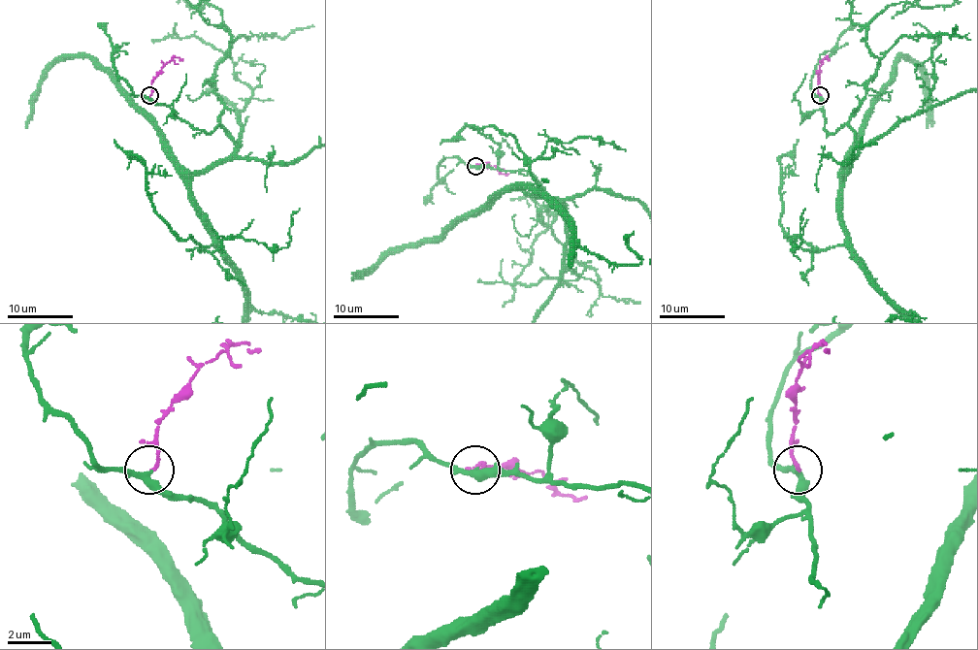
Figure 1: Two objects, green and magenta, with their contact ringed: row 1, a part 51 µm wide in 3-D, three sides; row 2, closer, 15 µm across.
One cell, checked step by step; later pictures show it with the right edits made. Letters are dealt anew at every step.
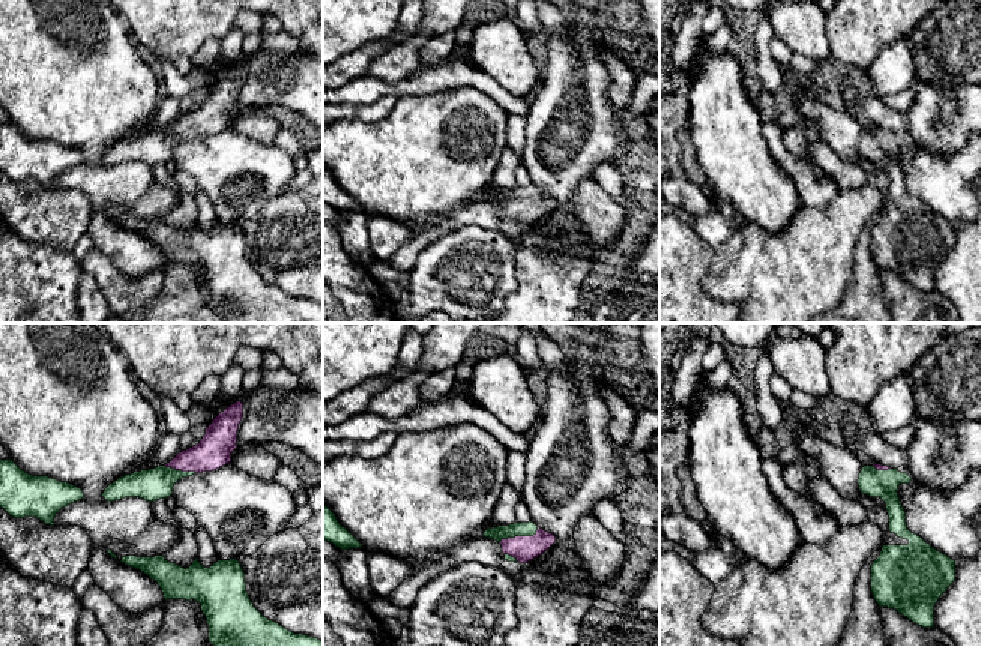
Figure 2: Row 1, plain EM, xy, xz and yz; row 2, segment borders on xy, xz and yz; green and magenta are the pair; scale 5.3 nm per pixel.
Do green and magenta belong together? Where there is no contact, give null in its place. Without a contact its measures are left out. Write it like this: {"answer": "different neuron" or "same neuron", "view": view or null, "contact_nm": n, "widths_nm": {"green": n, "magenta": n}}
{"answer": "same neuron", "view": "xz", "contact_nm": 220, "widths_nm": {"green": 80, "magenta": 140}}

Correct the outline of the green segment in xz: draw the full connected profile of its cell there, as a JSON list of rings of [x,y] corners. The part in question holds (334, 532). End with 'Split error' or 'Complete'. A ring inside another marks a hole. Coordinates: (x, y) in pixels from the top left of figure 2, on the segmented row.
[[[323,503],[323,541],[334,544],[341,550],[364,548],[362,544],[343,527],[335,514]]]. Complete

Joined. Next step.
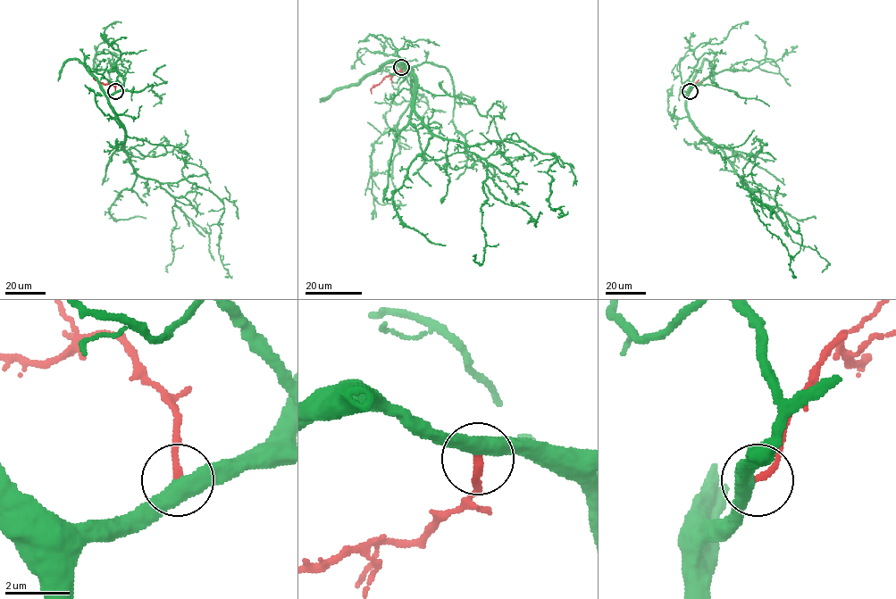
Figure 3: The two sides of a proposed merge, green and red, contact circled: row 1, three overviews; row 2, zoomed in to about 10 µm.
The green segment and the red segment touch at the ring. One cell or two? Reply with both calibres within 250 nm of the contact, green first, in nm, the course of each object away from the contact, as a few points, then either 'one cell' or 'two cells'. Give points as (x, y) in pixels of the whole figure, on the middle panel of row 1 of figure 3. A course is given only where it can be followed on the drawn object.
440/220 nm | green via (401, 66), (392, 62), (415, 80), (414, 112), (434, 134), (554, 154), (548, 204), (567, 212) | red via (401, 67), (396, 74), (386, 76), (371, 89), (372, 94) | one cell

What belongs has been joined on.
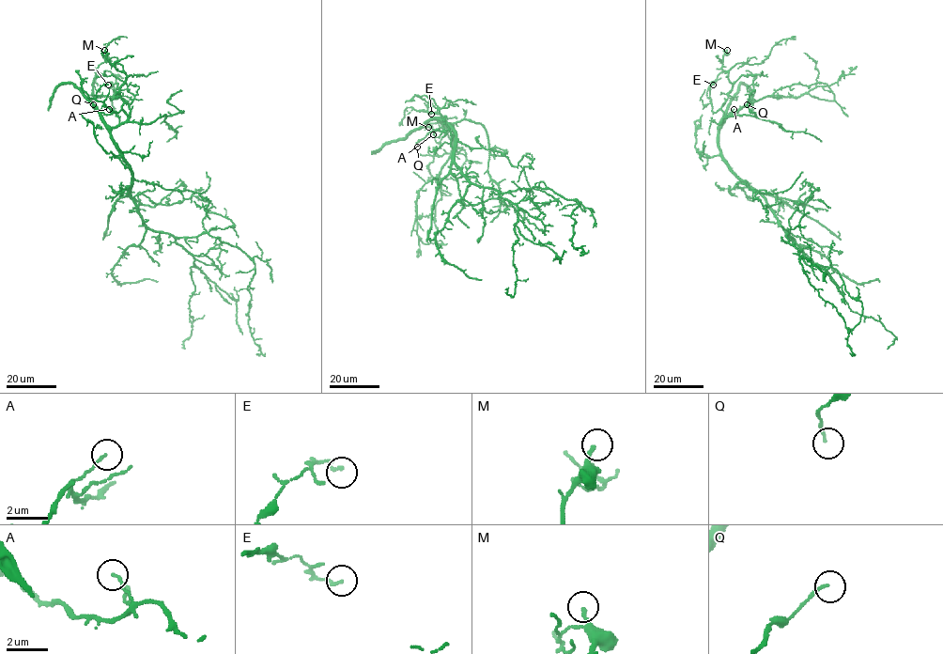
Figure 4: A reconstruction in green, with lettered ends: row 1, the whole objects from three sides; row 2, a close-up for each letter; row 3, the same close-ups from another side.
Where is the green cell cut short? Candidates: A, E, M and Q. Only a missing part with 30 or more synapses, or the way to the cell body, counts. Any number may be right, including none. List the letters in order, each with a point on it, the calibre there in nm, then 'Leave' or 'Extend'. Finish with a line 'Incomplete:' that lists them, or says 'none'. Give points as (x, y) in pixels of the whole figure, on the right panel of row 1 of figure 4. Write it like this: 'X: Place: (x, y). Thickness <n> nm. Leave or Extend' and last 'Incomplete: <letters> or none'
A: Place: (734, 109). Thickness 110 nm. Leave
E: Place: (713, 85). Thickness 130 nm. Leave
M: Place: (727, 50). Thickness 190 nm. Extend
Q: Place: (747, 104). Thickness 110 nm. Leave
Incomplete: M

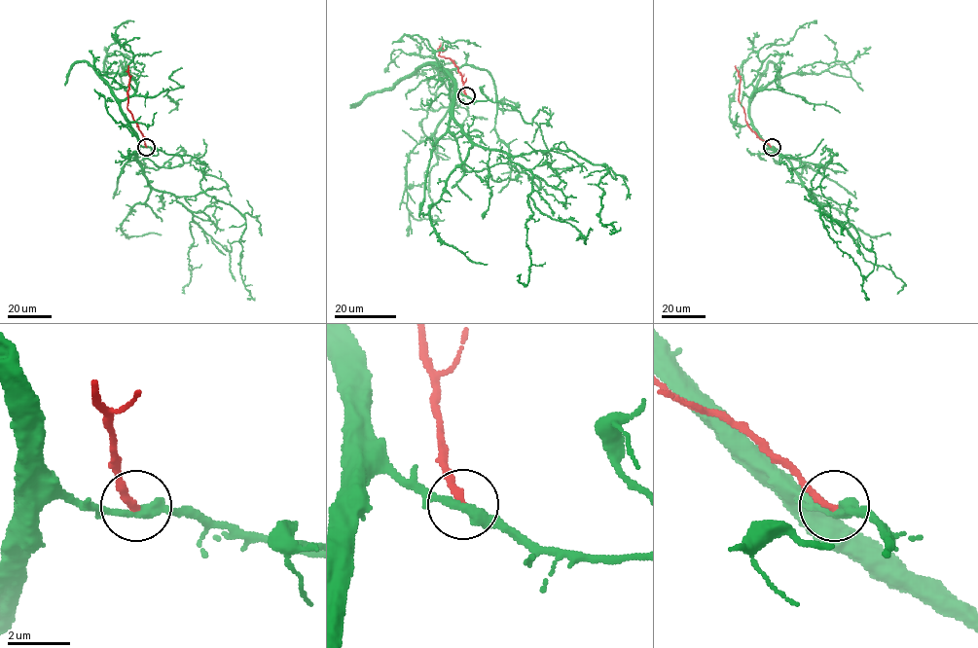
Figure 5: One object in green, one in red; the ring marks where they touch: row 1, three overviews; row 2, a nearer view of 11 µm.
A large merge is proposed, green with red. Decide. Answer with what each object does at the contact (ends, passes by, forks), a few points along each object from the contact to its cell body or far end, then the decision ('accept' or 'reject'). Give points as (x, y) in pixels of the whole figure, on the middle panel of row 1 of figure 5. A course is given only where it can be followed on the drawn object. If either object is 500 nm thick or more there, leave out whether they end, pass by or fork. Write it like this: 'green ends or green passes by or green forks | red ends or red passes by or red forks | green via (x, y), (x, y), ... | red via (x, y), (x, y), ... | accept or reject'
green passes by | red ends | green via (466, 95), (455, 95), (453, 119), (477, 145), (510, 156), (560, 149), (605, 165), (599, 220), (620, 228) | red via (466, 95), (458, 68), (452, 60), (439, 55), (440, 49), (443, 51), (441, 44) | reject

